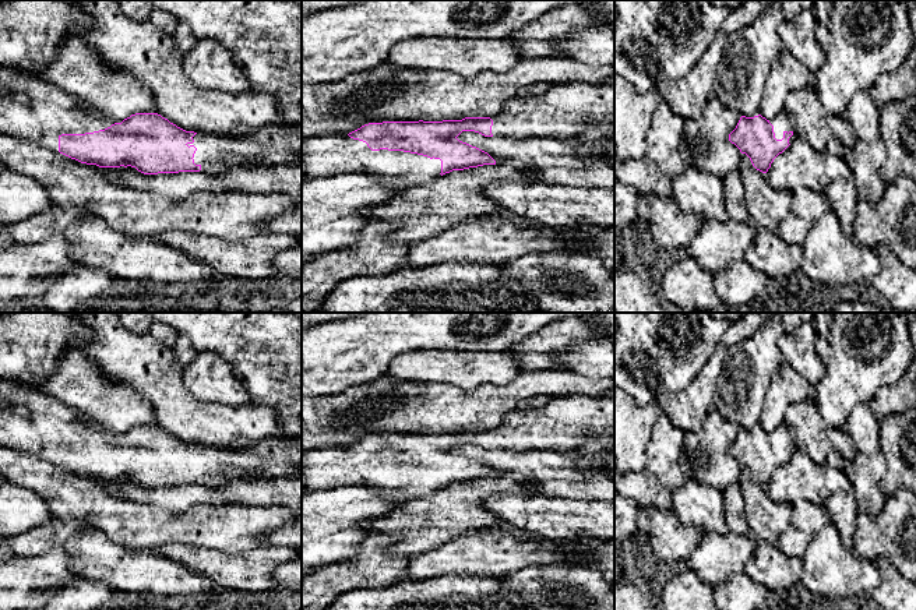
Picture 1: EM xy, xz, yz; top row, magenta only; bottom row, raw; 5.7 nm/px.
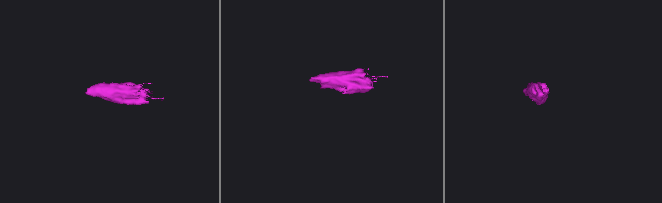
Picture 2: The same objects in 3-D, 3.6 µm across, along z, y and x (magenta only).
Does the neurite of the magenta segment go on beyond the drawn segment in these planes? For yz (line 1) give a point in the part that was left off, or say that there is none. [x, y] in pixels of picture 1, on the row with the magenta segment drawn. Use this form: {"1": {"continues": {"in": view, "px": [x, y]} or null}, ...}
{"1": {"continues": {"in": "yz", "px": [782, 122]}}}

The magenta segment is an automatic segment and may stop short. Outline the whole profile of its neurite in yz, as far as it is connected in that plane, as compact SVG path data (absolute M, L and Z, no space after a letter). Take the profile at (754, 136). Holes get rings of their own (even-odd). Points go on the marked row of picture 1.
M782 109L775 117L767 120L761 114L741 116L729 141L741 154L746 154L753 166L767 173L774 159L782 154L799 135L793 117Z

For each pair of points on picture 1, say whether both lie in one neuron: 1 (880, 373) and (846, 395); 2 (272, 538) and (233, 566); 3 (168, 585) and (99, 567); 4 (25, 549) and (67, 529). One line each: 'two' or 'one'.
1: one
2: two
3: one
4: one

